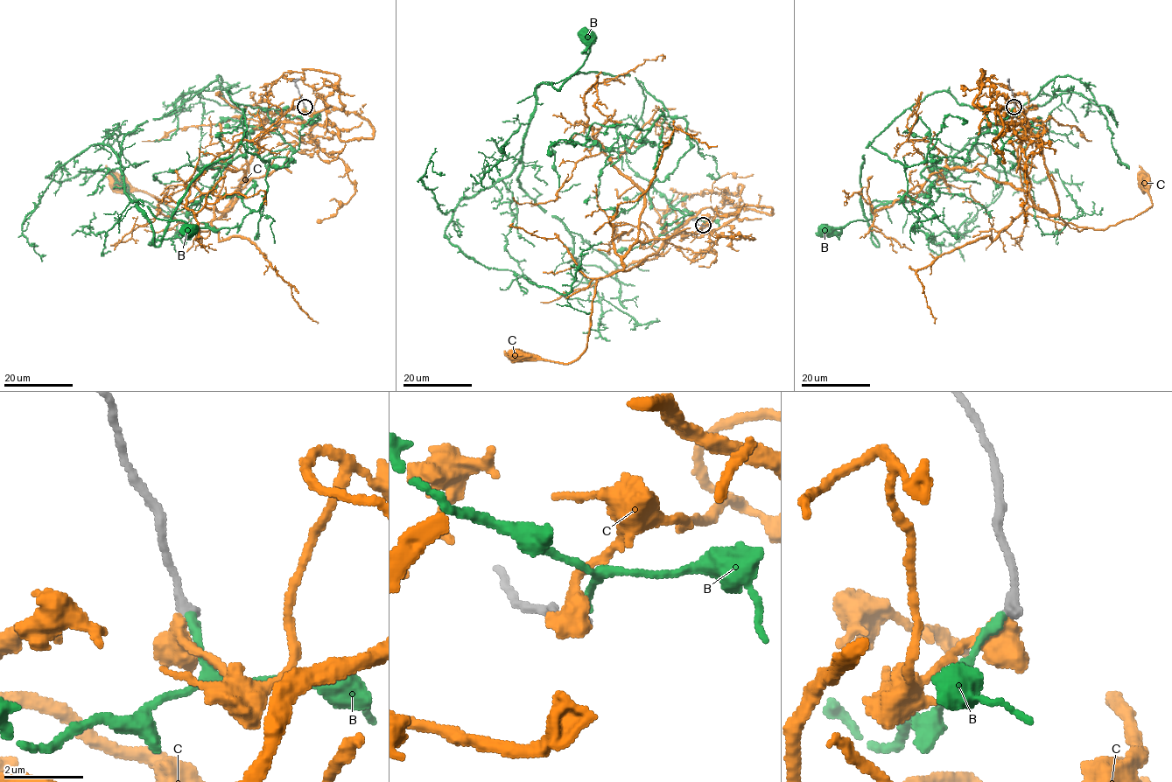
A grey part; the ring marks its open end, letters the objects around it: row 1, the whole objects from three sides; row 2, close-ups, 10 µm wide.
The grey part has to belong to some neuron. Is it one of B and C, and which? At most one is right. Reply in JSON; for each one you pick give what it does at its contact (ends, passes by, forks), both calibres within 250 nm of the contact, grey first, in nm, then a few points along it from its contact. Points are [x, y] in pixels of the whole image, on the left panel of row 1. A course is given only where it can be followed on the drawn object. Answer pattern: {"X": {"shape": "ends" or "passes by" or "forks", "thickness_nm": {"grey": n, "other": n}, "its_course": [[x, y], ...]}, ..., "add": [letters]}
{"B": {"shape": "ends", "thickness_nm": {"grey": 320, "other": 240}, "its_course": [[305, 107], [290, 118], [235, 105], [227, 92], [242, 111], [244, 136], [191, 183], [171, 219], [186, 231]]}, "add": ["B"]}

